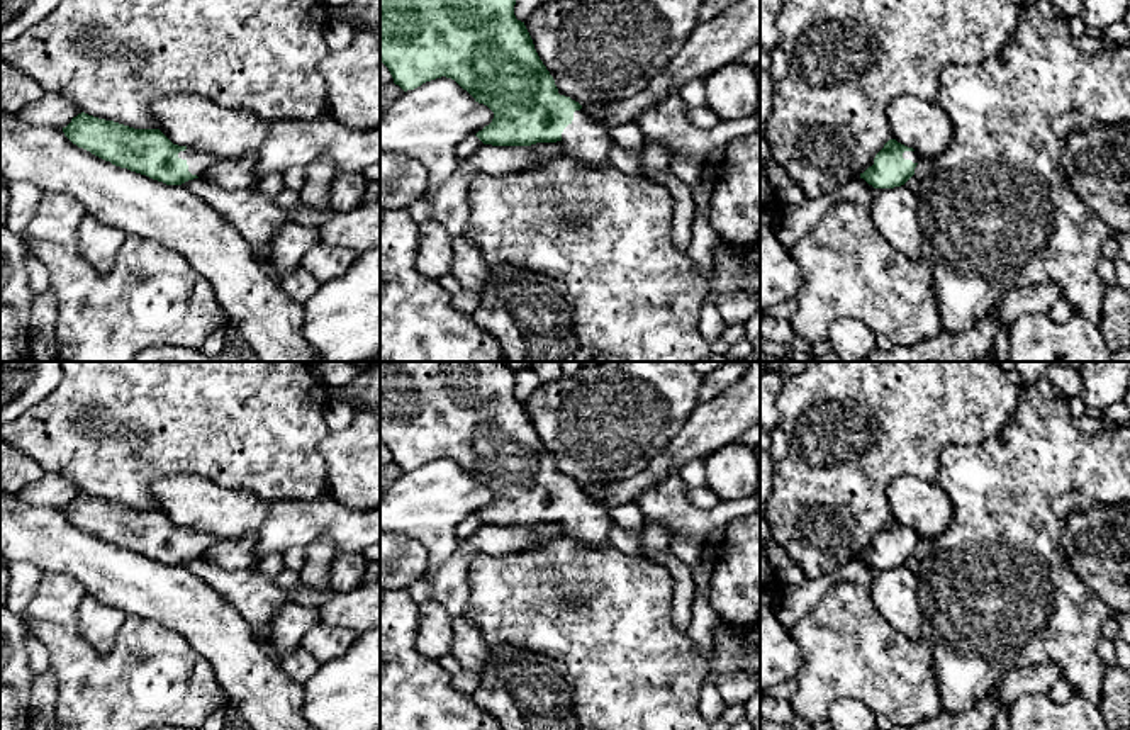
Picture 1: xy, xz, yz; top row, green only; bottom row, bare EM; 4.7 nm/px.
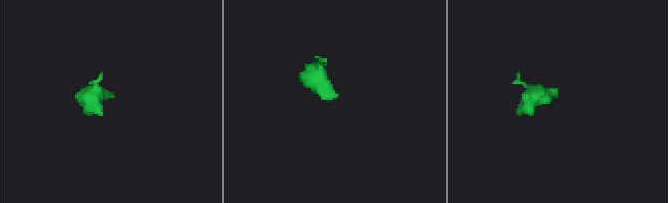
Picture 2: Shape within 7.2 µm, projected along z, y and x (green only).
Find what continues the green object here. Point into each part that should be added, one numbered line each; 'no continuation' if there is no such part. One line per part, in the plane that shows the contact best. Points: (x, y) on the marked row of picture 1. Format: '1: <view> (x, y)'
1: xy (197, 160)

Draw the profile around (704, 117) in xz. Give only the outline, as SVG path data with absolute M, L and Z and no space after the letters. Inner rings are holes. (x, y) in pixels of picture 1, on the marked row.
M708 105L687 109L687 117L701 129L713 129L713 126L719 121Z

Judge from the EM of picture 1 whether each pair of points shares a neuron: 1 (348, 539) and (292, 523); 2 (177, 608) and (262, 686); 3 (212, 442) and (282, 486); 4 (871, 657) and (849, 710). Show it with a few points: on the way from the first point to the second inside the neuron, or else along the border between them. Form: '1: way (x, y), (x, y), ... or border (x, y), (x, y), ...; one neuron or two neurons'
1: way (335, 525), (306, 523); one neuron
2: way (197, 623), (241, 668); one neuron
3: way (229, 442), (238, 442), (265, 469); one neuron
4: border (827, 708), (840, 698), (859, 698), (874, 712); two neurons

